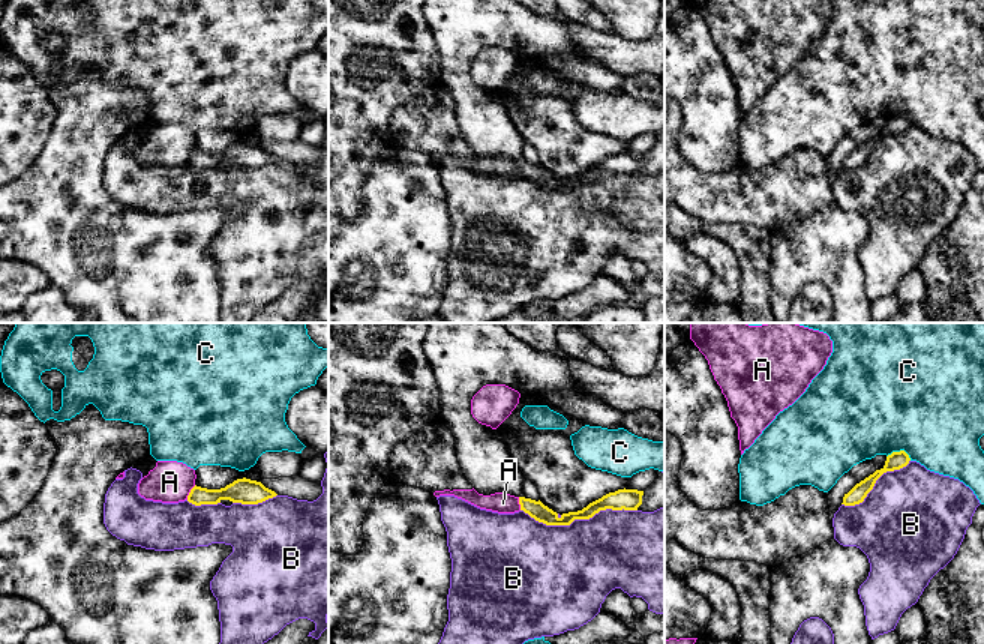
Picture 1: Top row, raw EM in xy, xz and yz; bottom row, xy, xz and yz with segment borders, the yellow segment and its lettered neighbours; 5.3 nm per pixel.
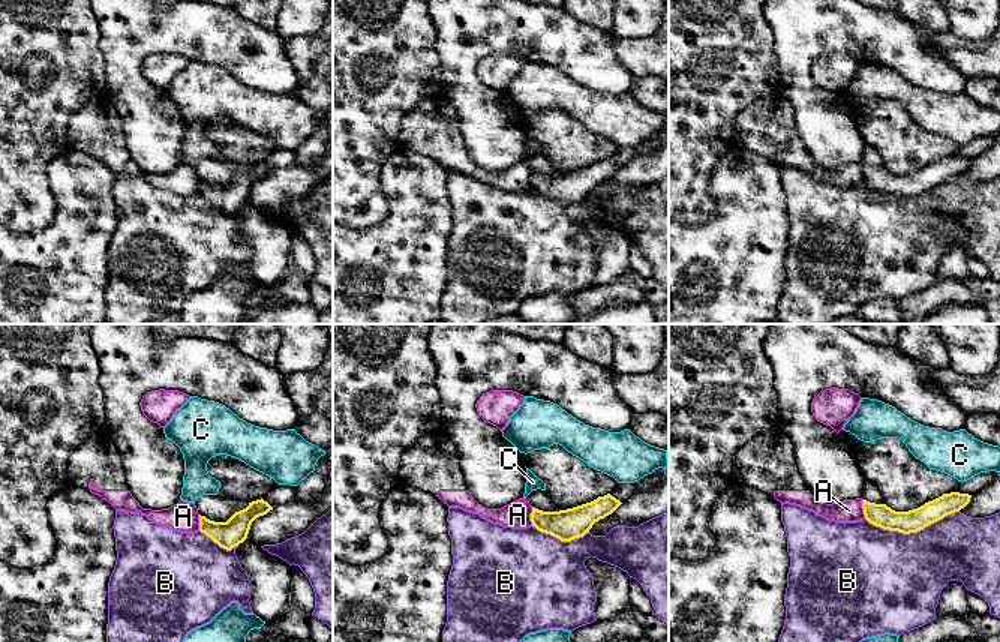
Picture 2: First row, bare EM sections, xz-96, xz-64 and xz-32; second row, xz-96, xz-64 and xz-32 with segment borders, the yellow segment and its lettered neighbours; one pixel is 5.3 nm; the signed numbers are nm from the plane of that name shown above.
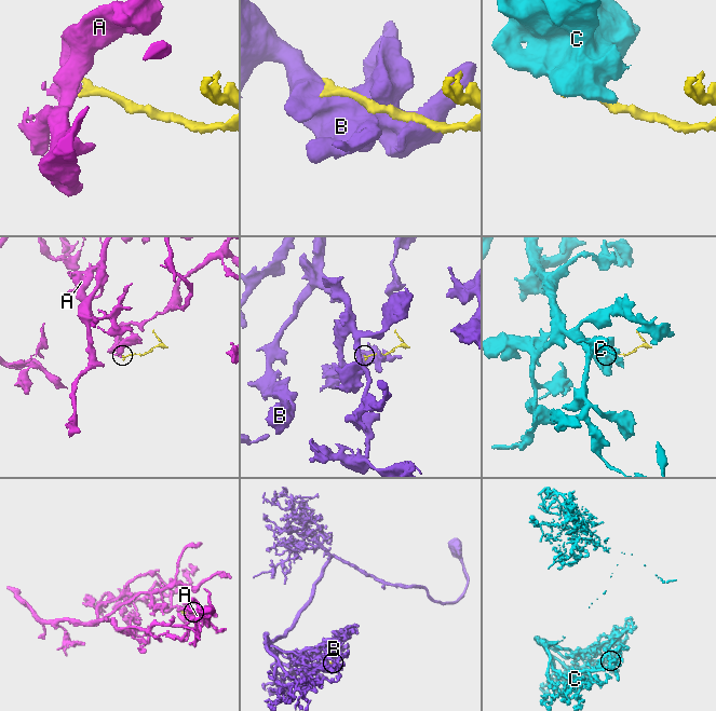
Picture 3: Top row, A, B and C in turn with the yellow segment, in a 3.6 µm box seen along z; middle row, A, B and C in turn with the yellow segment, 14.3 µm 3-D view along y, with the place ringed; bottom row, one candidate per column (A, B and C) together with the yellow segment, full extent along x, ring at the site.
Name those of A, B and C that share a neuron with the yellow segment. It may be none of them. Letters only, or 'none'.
none

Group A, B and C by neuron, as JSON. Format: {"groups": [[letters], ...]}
{"groups": [["A"], ["B"], ["C"]]}

